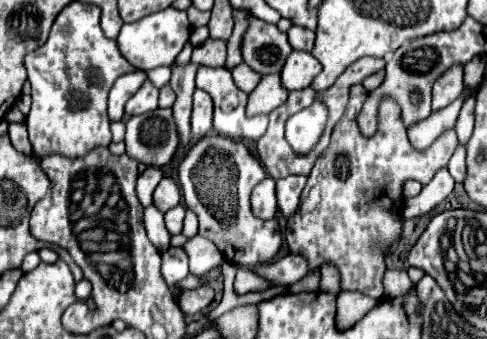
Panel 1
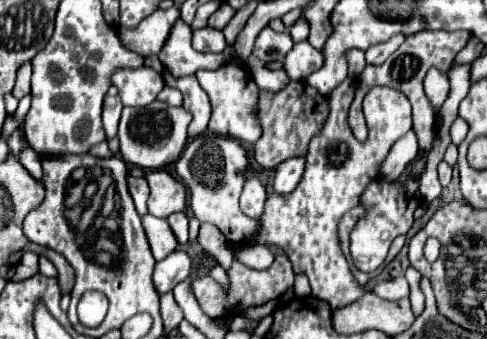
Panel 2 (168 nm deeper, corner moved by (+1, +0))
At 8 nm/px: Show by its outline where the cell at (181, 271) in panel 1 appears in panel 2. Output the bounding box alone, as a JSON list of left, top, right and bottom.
[153,251,191,295]

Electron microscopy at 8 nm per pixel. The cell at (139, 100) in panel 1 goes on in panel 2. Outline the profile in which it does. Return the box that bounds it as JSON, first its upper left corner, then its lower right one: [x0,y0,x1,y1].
[111,67,165,107]

